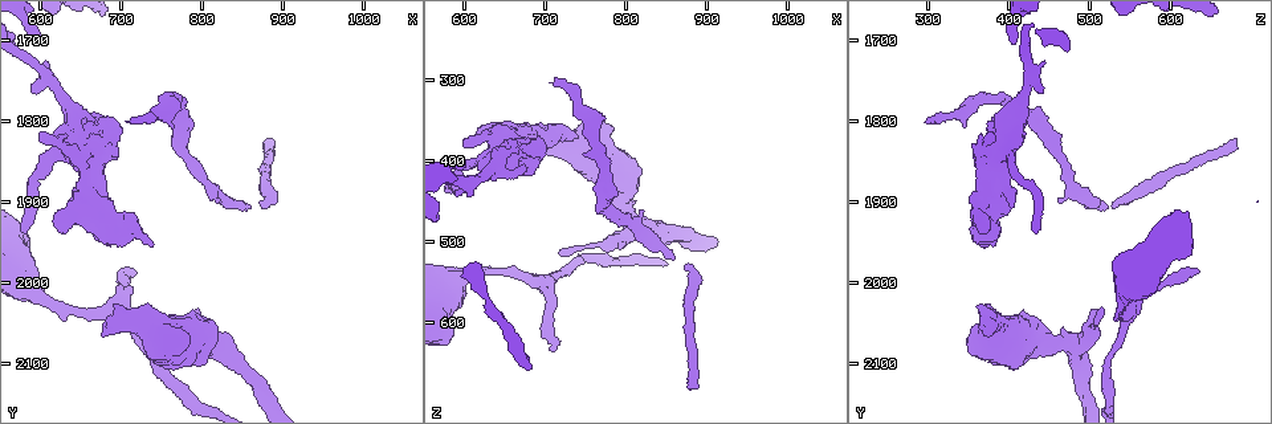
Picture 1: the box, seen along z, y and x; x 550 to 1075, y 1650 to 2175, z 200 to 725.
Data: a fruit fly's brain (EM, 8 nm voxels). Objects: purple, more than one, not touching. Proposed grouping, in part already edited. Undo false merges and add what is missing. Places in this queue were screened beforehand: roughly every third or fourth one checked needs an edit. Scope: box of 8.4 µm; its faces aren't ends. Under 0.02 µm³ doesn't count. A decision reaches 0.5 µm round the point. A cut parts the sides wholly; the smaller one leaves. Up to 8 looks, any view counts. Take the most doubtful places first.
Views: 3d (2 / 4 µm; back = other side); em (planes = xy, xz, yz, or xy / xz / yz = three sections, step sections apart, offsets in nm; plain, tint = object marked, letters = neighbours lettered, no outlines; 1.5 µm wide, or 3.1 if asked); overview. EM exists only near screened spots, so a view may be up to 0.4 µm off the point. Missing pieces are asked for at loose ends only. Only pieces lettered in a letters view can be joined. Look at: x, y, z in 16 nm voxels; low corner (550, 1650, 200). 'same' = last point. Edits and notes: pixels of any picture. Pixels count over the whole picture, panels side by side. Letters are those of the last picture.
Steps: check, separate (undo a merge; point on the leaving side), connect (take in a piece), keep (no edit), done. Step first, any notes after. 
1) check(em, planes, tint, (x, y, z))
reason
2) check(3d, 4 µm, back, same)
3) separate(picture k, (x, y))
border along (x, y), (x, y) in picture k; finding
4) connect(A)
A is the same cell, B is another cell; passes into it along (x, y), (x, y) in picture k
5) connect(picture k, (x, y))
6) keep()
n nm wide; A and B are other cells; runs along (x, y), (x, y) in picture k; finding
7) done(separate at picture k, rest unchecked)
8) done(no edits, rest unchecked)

check(em, yz, step 8, letters, (885, 1820, 680))

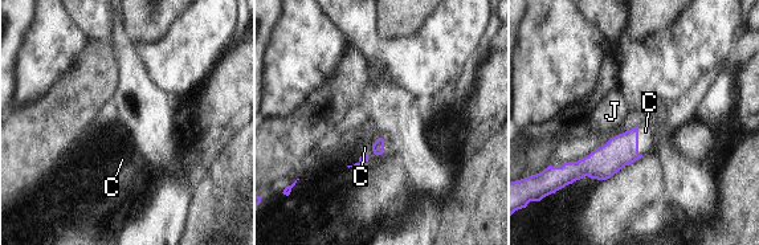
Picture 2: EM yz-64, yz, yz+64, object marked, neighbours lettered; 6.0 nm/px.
check(em, planes, letters, same)
cut it another way

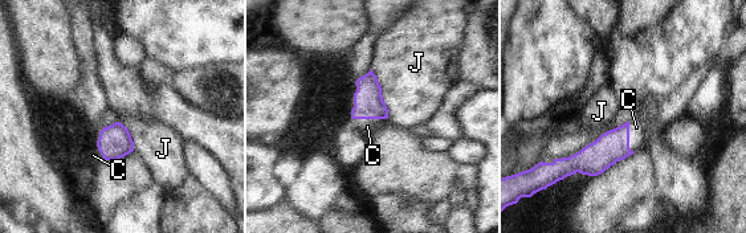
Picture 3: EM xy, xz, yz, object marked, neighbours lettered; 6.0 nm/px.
connect(C)
C is the same cell, J is another cell; passes into it along (369, 103), (351, 115), (367, 126) in picture 3; the neuron continues

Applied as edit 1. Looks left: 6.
check(3d, 4 µm, (680, 2065, 370))
stops while still wide

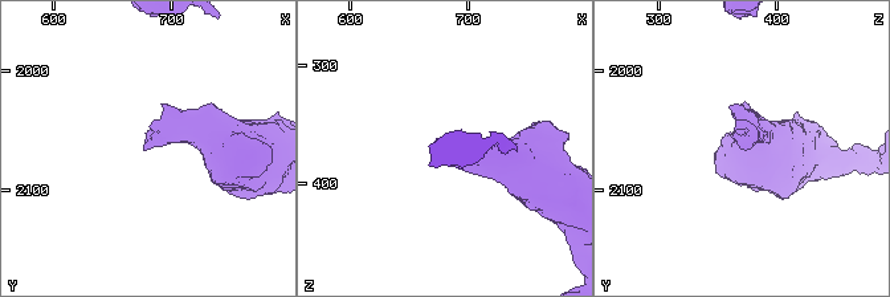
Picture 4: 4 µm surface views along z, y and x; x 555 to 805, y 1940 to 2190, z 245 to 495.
check(em, planes, letters, (674, 2066, 372))
need the tissue

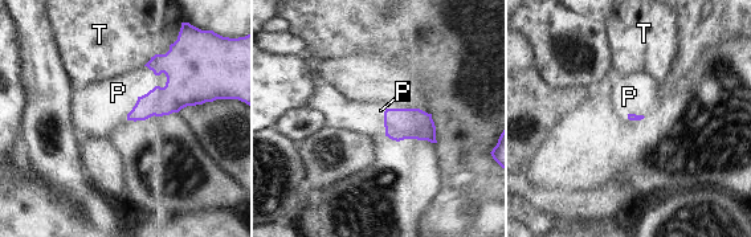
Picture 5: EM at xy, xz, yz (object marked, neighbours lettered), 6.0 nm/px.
connect(P)
P is the same cell, T is another cell; passes into it along (400, 123), (384, 122), (380, 110) in picture 5; it goes on there

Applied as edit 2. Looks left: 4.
check(overview)
redraw

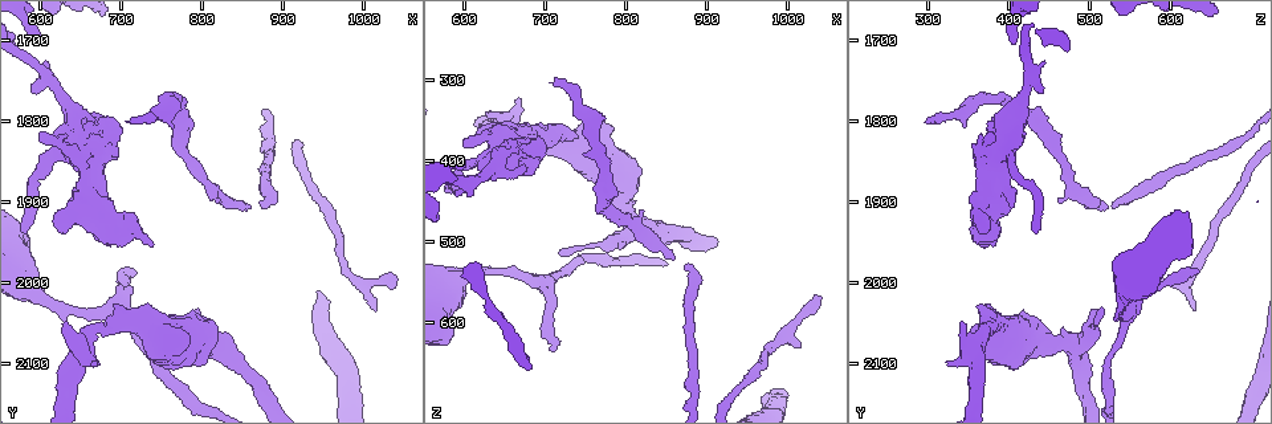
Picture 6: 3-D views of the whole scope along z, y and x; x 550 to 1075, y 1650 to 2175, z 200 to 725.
check(em, planes, plain, (705, 1985, 635))
an open end

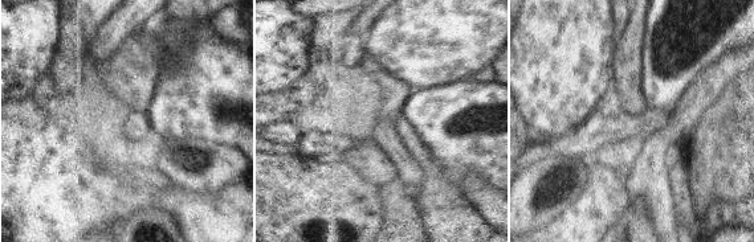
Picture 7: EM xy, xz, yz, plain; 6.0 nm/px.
check(em, planes, letters, same)
see the neighbours

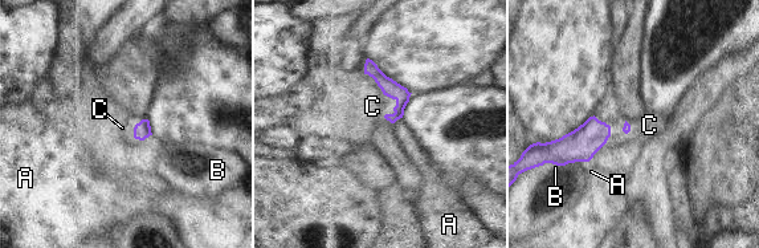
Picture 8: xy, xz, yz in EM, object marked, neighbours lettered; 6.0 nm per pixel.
connect(C)
C is the same cell, A and B are other cells; the neuron continues

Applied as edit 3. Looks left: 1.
done(connect at picture 3, connect at picture 5, connect at picture 8, rest unchecked)

